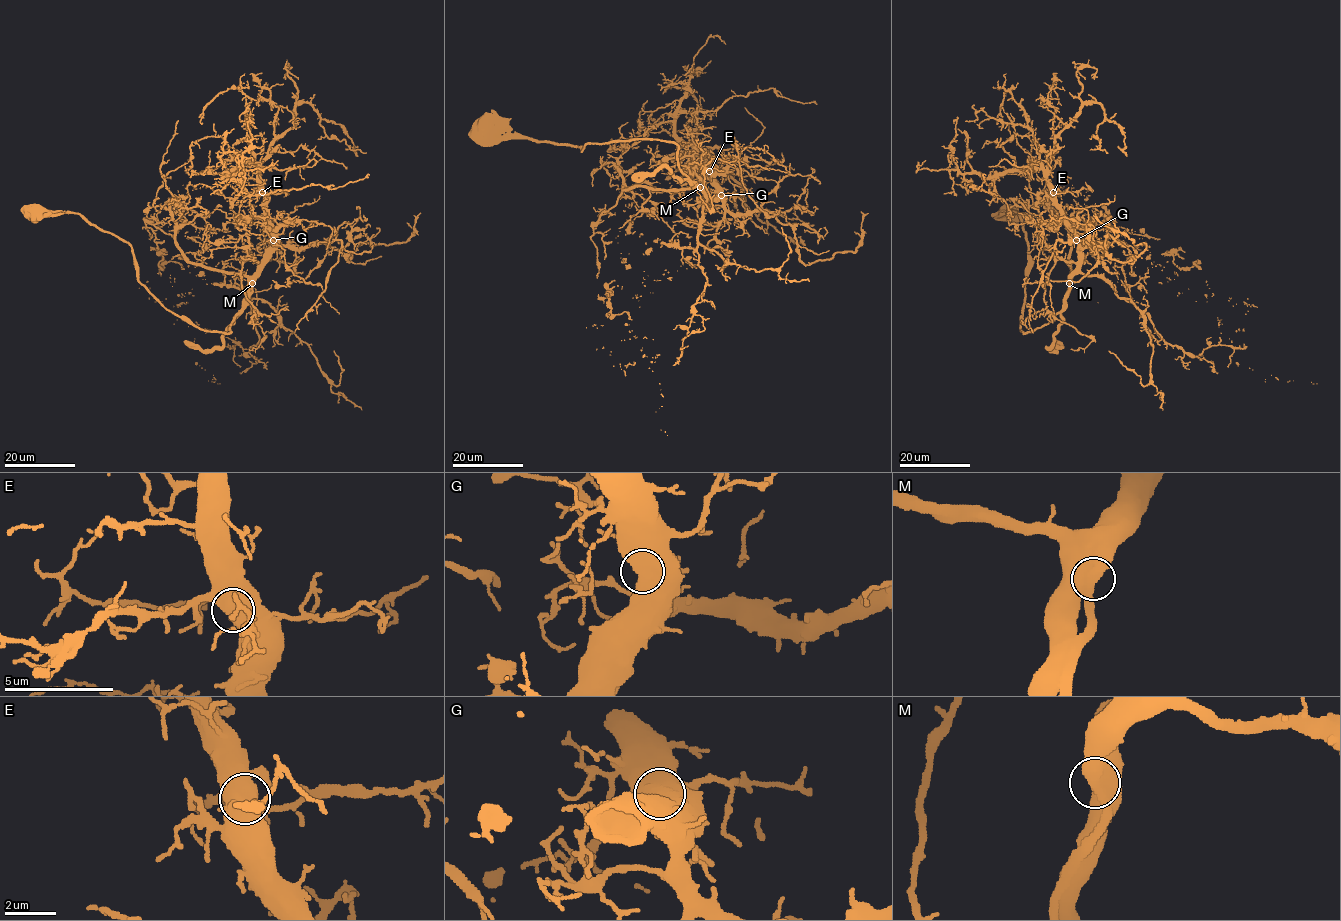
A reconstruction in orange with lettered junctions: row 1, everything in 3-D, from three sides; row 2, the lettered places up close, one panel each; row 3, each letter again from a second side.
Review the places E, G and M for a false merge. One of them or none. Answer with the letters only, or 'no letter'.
no letter

